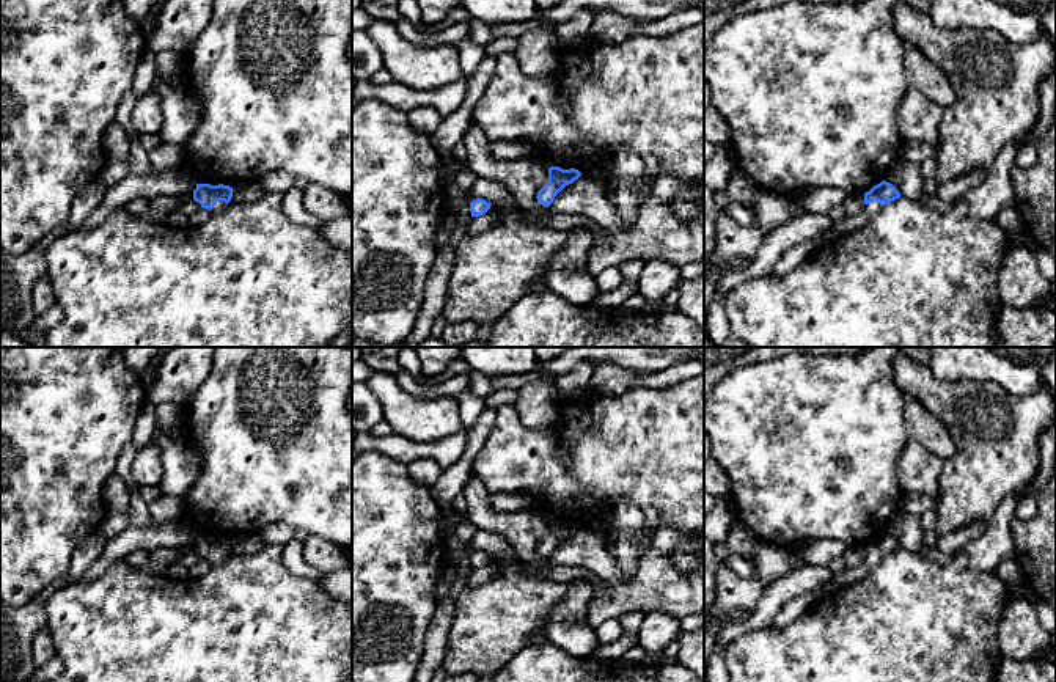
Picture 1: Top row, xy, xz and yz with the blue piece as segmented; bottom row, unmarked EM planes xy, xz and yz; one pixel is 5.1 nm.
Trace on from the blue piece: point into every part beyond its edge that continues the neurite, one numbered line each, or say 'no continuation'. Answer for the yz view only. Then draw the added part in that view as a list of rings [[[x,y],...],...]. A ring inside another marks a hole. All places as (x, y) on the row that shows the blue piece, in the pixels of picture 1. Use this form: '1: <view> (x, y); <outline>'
1: yz (849, 223); [[[878,201],[864,204],[864,209],[858,215],[845,217],[839,222],[834,222],[833,229],[828,234],[828,237],[845,236],[852,231],[863,228],[878,214],[880,207],[882,206]]]

